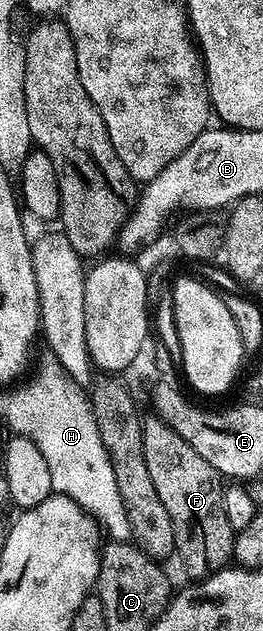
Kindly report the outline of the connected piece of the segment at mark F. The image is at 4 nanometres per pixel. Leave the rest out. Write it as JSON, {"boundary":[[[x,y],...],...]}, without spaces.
{"boundary":[[[157,415],[150,416],[142,420],[142,457],[144,457],[147,471],[149,471],[155,490],[157,490],[159,500],[162,501],[165,510],[171,517],[176,554],[178,557],[180,555],[186,566],[186,573],[191,575],[190,578],[204,578],[210,569],[225,567],[234,556],[236,532],[233,531],[225,516],[221,479],[218,472],[179,433]]]}

